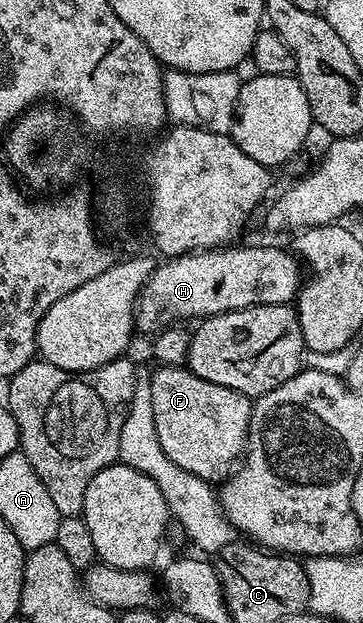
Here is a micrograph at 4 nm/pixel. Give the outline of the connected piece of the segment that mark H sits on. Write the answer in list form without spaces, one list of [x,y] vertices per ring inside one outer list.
[[[236,243],[231,247],[217,247],[207,251],[189,253],[183,257],[169,257],[157,264],[152,277],[145,283],[136,299],[136,329],[139,332],[155,334],[169,323],[179,322],[179,317],[203,319],[231,309],[245,309],[255,305],[292,305],[300,293],[302,265],[295,253],[276,245],[244,245]]]

